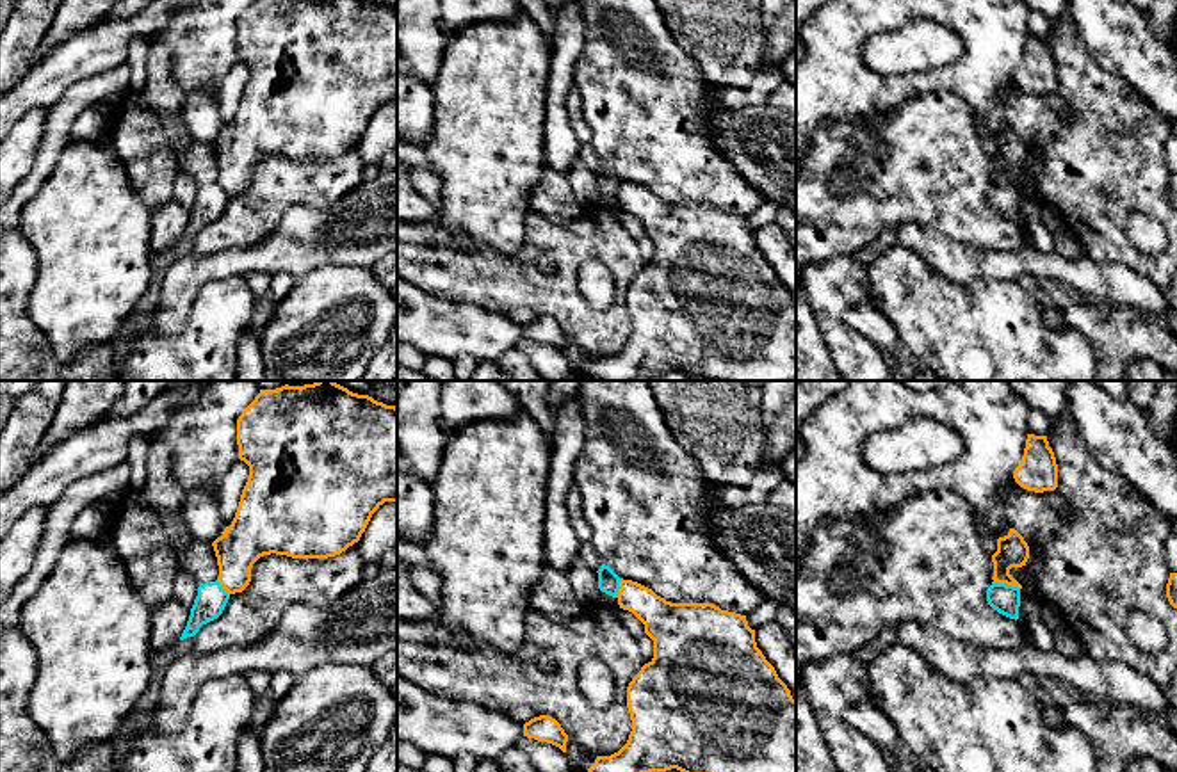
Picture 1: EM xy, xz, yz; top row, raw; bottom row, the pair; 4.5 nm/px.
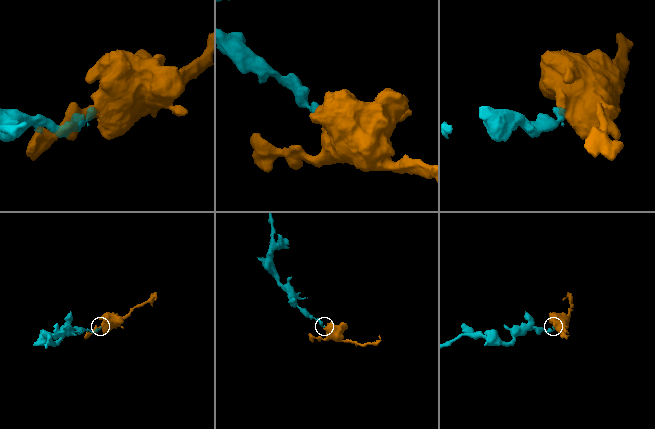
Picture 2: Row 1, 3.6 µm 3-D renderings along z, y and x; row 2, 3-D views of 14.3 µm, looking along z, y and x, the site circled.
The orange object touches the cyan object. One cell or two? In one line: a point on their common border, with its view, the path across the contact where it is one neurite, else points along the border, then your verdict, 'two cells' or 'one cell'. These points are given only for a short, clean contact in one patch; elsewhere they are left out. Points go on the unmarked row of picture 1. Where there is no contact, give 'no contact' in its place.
meets orange in yz at (1006, 185); border along yz (994, 182), (1019, 191); two cells

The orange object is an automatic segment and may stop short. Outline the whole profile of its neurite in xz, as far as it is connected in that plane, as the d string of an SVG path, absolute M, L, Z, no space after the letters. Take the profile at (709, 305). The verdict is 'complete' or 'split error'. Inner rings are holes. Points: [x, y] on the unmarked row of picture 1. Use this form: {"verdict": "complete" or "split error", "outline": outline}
{"verdict": "complete", "outline": "M620 183L618 206L632 213L653 242L653 260L627 288L632 333L627 345L611 358L597 358L588 370L593 381L634 381L641 375L677 370L689 379L709 381L796 381L796 302L755 244L746 217L712 205L671 205L652 190Z"}

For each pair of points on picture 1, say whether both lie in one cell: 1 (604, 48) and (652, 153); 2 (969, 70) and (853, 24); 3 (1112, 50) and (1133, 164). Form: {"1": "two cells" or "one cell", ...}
{"1": "one cell", "2": "one cell", "3": "two cells"}

